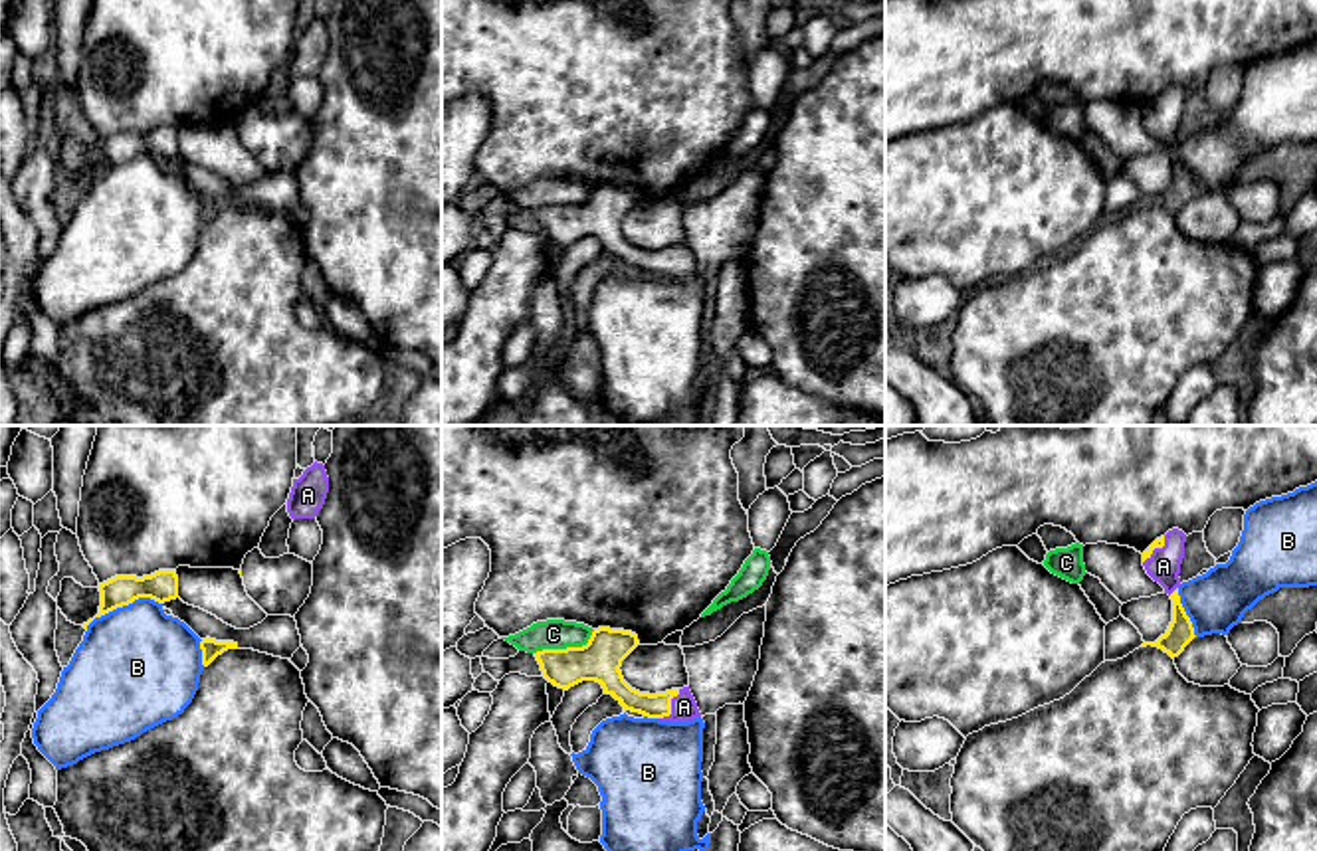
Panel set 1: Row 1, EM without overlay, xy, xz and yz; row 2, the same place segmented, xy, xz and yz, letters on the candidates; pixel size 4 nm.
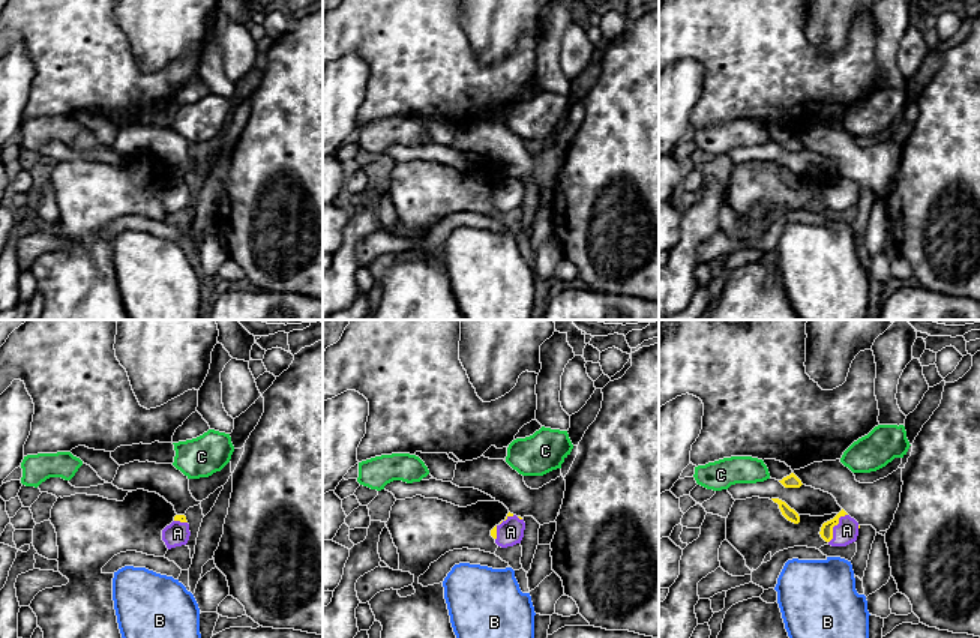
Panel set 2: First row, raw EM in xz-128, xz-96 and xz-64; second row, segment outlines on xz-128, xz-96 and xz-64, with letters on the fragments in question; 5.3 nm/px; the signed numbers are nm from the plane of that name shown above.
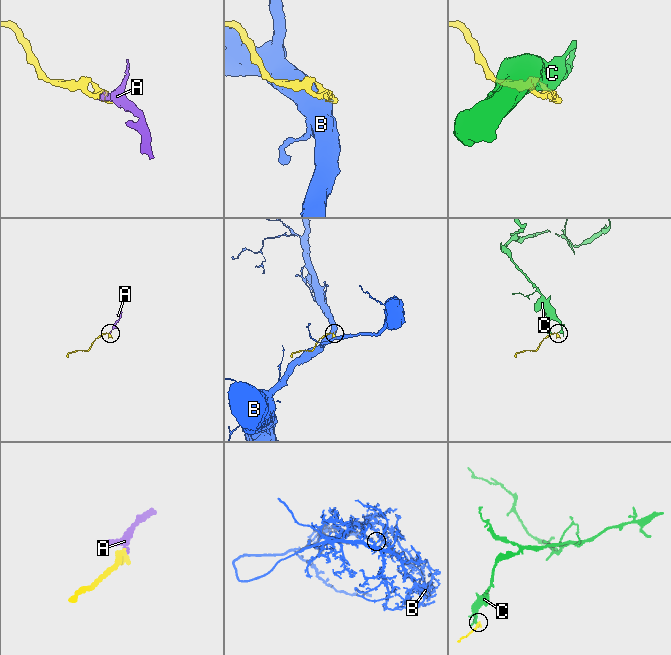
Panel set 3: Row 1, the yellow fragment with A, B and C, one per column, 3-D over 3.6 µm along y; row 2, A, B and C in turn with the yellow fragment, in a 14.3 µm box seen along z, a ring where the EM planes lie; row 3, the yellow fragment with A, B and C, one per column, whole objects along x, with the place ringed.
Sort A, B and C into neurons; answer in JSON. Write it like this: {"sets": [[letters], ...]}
{"sets": [["A"], ["B"], ["C"]]}

